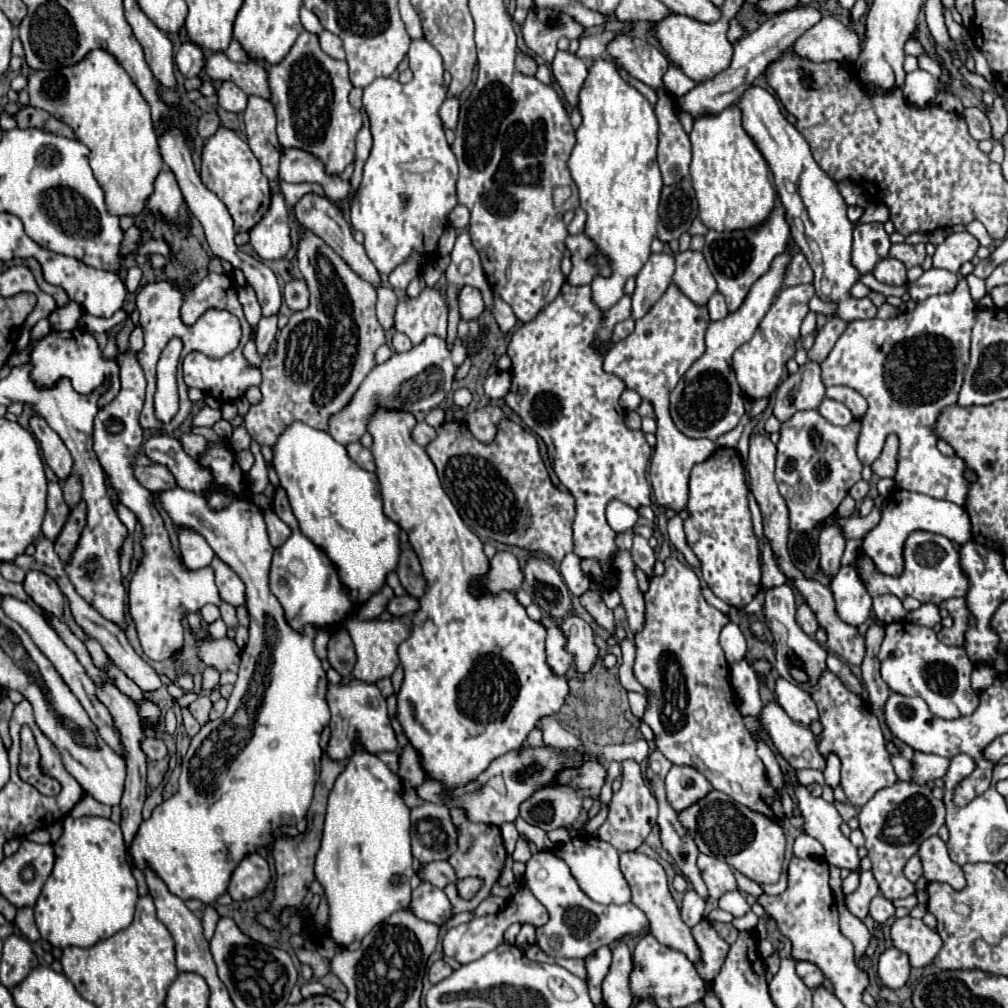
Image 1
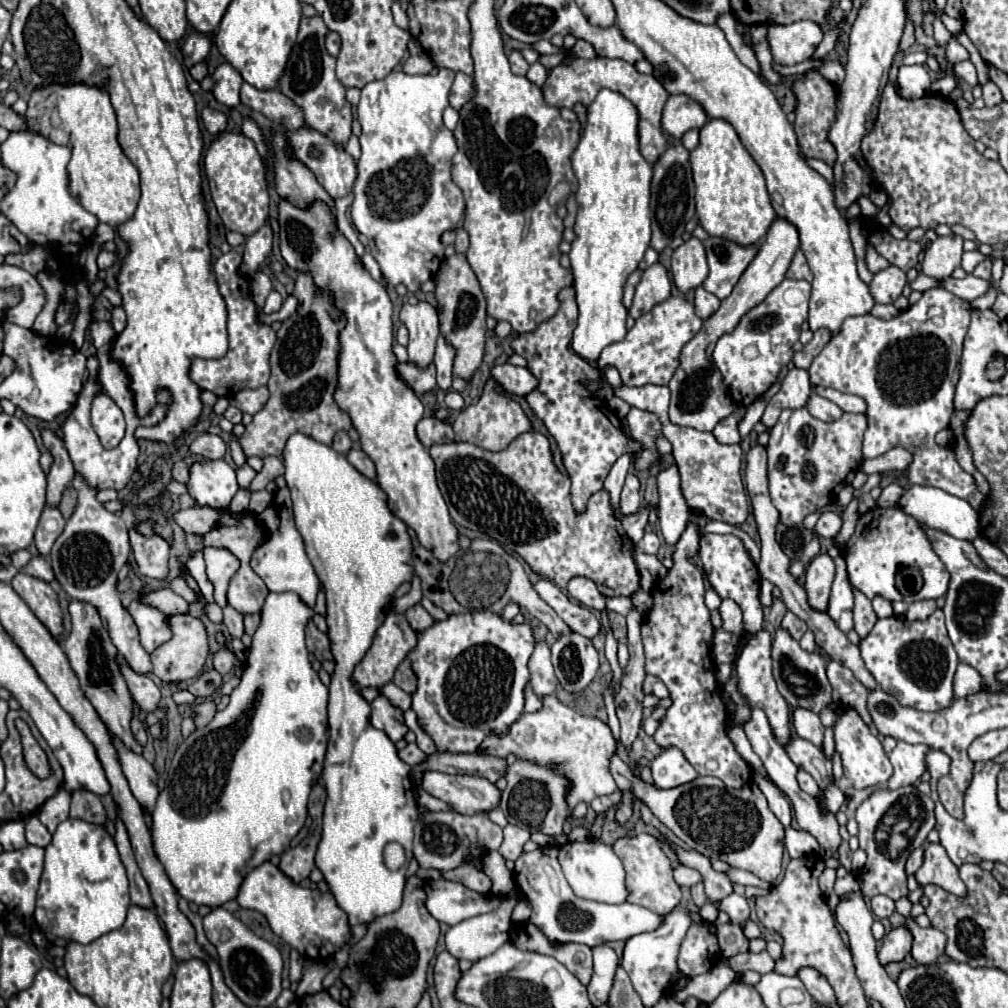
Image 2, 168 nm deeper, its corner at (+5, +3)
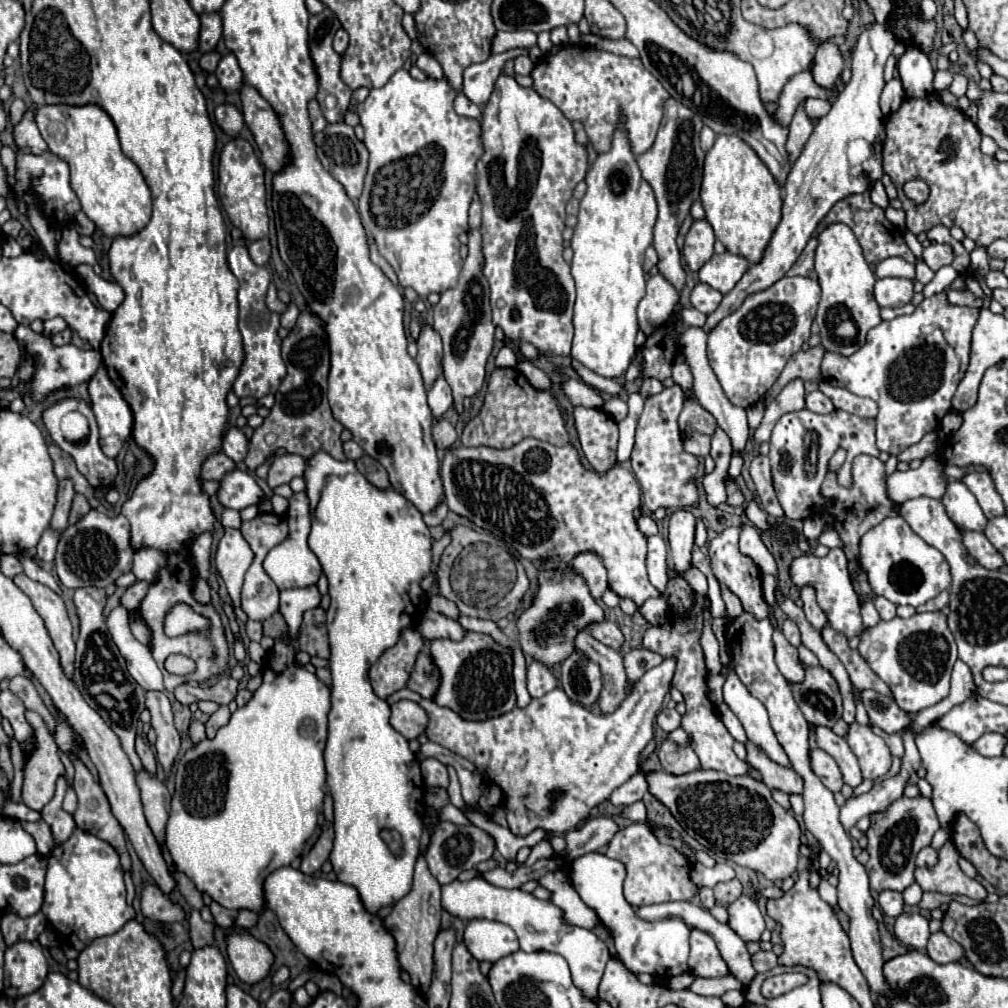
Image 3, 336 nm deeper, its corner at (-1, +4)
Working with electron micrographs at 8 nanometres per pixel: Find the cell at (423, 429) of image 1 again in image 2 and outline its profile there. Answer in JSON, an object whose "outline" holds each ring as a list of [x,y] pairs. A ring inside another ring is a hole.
{"outline":[[[423,418],[417,424],[417,436],[425,448],[431,448],[433,444],[453,442],[453,428],[451,428],[451,424],[445,424],[443,420]]]}

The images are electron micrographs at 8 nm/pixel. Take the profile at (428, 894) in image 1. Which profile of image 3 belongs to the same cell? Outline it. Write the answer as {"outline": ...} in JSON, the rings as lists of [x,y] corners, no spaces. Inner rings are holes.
{"outline":[[[485,879],[451,881],[441,887],[441,905],[457,919],[495,919],[507,923],[519,937],[523,951],[555,951],[563,955],[571,967],[573,983],[593,1001],[597,1001],[597,985],[601,981],[607,959],[611,957],[605,943],[587,929],[569,927],[561,919],[561,909],[551,901],[539,901],[521,889],[501,889]]]}

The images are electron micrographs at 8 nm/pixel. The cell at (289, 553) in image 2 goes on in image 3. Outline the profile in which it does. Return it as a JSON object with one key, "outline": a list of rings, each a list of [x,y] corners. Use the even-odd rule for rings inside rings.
{"outline":[[[303,491],[293,493],[293,497],[289,499],[289,509],[285,513],[285,519],[289,523],[289,537],[267,553],[267,557],[263,561],[263,569],[281,591],[317,585],[317,581],[321,577],[321,565],[319,565],[315,553],[307,547],[307,537],[309,537],[309,529],[311,529],[311,513],[309,513],[309,499]]]}

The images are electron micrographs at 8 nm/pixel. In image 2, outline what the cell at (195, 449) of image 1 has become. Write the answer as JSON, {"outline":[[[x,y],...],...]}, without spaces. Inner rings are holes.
{"outline":[[[201,434],[199,438],[193,440],[191,452],[201,454],[209,460],[219,460],[227,452],[227,442],[221,436],[215,436],[215,434]]]}

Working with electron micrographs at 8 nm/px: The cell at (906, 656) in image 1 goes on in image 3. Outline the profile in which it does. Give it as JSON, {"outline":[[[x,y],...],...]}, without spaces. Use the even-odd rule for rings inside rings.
{"outline":[[[941,611],[917,613],[909,619],[895,617],[891,621],[879,621],[875,627],[861,633],[859,653],[889,685],[897,705],[907,713],[915,715],[949,695],[949,679],[953,663],[957,661],[957,645],[947,627],[947,615]]]}

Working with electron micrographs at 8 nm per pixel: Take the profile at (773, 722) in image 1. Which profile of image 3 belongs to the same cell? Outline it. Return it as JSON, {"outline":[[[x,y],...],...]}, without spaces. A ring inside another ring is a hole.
{"outline":[[[811,749],[809,759],[811,759],[811,769],[821,779],[821,783],[829,791],[837,793],[843,787],[843,777],[841,777],[841,771],[839,771],[839,765],[835,763],[835,759],[831,755],[827,755],[823,749]]]}

